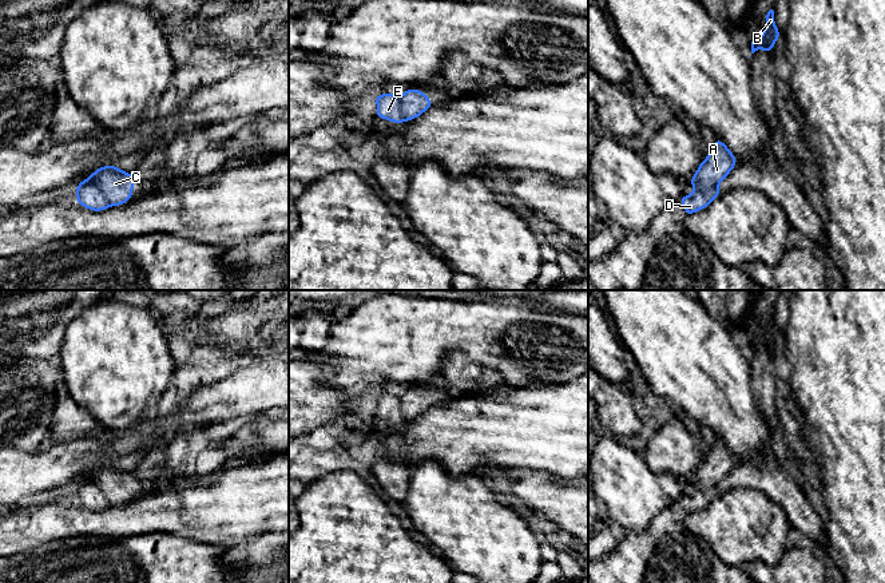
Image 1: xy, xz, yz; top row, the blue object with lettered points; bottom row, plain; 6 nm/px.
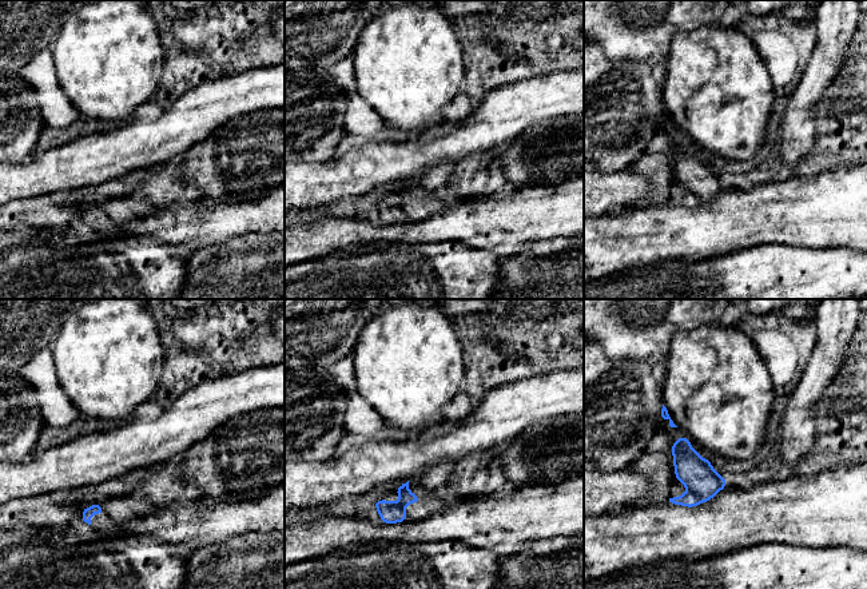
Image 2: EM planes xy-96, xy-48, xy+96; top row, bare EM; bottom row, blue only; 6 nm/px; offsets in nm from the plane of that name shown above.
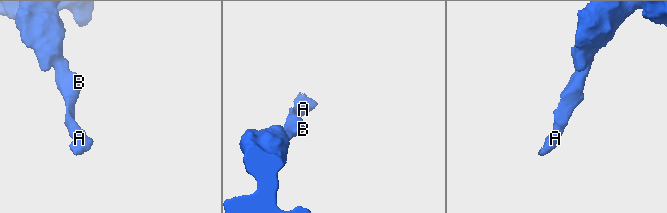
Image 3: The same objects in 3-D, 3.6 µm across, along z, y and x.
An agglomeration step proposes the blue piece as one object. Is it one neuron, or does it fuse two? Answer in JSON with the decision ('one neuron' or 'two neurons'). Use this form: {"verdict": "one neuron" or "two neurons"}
{"verdict": "two neurons"}

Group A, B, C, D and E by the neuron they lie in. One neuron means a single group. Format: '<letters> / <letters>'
A B C / D E

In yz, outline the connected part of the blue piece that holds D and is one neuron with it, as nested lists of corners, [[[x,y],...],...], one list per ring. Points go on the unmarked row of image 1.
[[[717,485],[703,491],[697,489],[690,495],[682,495],[678,501],[682,503],[686,515],[691,515],[706,508],[721,493],[722,491]]]

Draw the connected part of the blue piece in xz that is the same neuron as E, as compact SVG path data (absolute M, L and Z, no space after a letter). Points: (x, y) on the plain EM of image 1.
M394 393L374 394L377 402L377 411L374 417L386 419L392 423L404 423L404 415L401 412L401 398Z

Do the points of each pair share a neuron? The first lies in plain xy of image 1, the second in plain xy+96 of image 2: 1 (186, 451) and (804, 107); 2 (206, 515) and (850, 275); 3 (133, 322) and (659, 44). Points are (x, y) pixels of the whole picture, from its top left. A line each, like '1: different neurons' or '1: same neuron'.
1: same neuron
2: different neurons
3: different neurons

